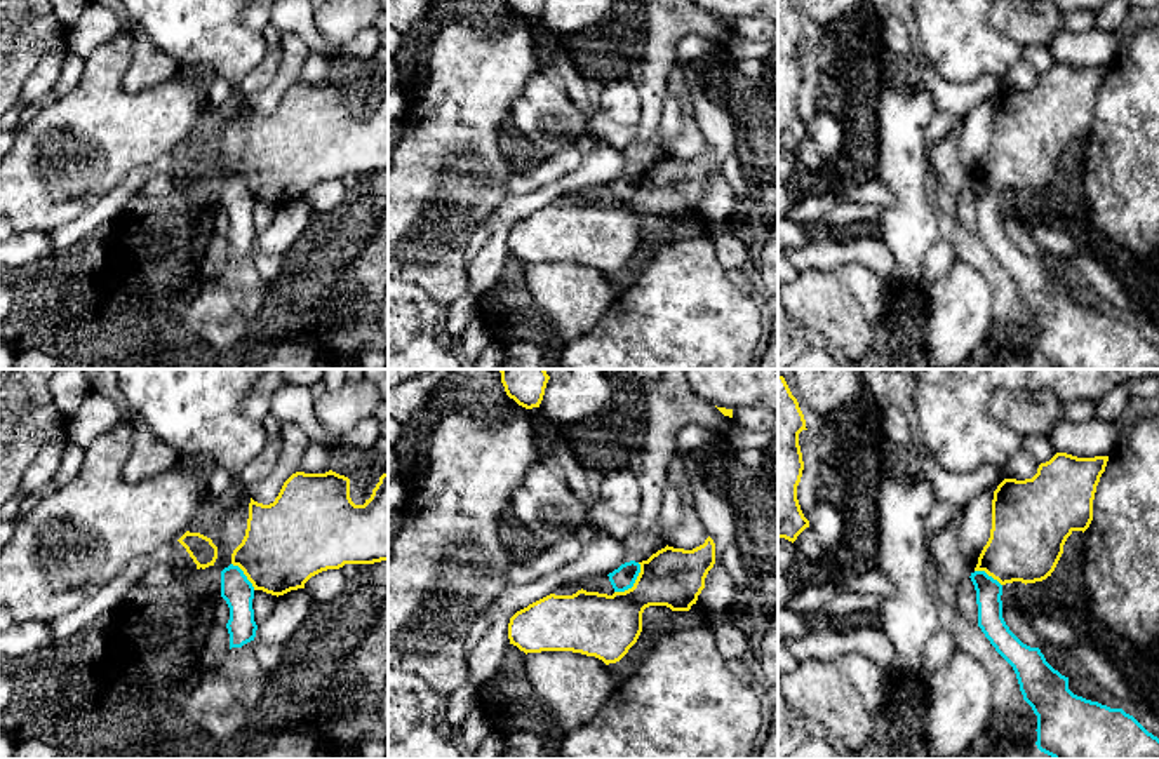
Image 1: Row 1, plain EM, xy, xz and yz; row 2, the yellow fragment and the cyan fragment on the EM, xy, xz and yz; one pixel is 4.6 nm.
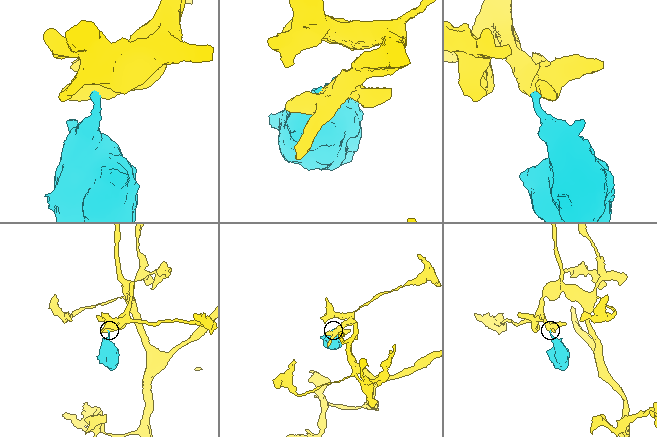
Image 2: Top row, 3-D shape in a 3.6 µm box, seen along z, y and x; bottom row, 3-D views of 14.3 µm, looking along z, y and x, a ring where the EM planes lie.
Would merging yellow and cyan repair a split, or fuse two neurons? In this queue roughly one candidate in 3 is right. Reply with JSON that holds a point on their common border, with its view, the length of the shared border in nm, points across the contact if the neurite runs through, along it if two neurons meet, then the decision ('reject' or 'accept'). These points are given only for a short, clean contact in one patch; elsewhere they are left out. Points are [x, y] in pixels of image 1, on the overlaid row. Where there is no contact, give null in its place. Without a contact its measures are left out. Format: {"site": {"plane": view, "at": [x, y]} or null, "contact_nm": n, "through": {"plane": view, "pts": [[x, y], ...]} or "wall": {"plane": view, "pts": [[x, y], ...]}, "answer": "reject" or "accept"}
{"site": {"plane": "xz", "at": [634, 584]}, "contact_nm": 180, "wall": {"plane": "xz", "pts": [[639, 563], [636, 582], [615, 592]]}, "answer": "reject"}

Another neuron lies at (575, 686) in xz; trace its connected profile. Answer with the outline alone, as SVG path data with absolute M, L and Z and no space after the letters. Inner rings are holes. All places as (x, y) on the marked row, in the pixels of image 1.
M573 651L527 653L526 674L566 733L586 726L618 686L602 660Z

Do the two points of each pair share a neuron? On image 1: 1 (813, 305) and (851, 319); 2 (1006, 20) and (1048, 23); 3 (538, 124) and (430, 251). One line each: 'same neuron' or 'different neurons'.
1: same neuron
2: same neuron
3: different neurons

